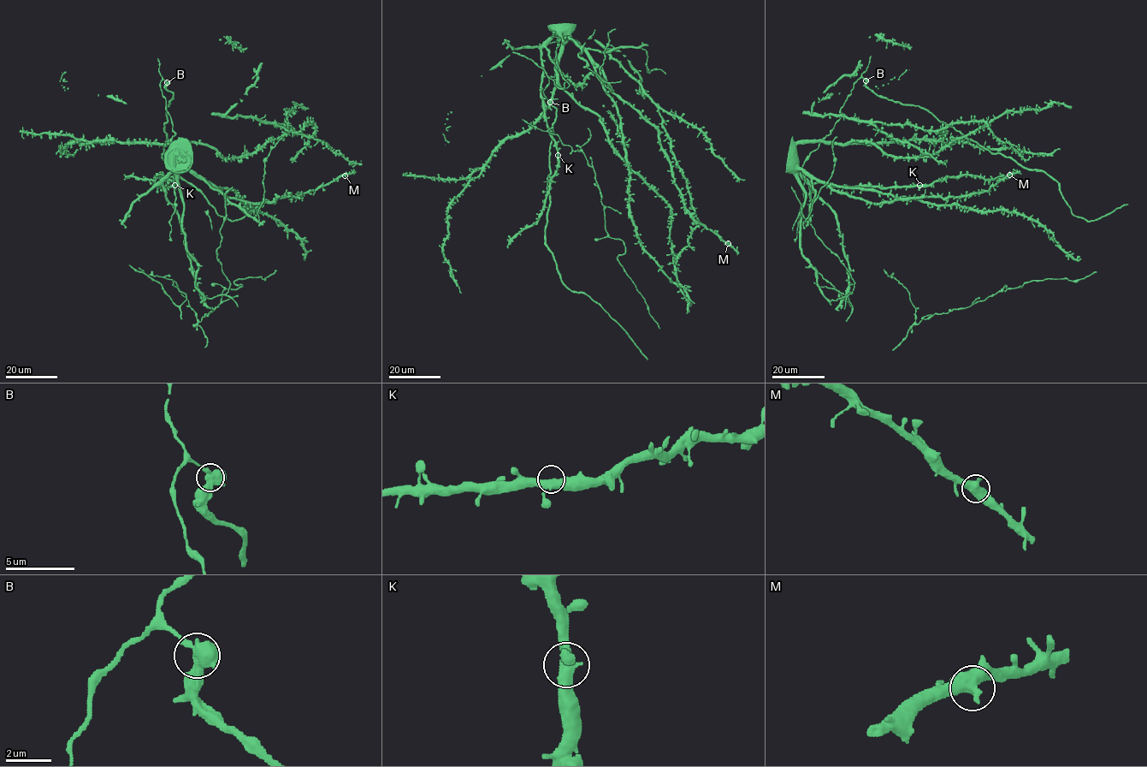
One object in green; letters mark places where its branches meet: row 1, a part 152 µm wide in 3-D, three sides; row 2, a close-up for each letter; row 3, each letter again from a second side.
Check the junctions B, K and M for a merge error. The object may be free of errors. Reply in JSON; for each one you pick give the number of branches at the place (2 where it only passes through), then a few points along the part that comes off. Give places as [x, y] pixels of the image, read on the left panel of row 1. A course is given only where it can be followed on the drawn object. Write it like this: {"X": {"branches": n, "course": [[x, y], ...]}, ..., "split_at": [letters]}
{"B": {"branches": 3, "course": [[167, 82], [173, 97], [166, 107], [162, 157], [219, 215], [240, 219], [264, 204]]}, "split_at": ["B"]}

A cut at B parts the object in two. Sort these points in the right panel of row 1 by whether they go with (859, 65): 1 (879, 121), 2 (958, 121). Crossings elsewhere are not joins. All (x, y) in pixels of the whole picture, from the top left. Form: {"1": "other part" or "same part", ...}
{"1": "same part", "2": "same part"}

